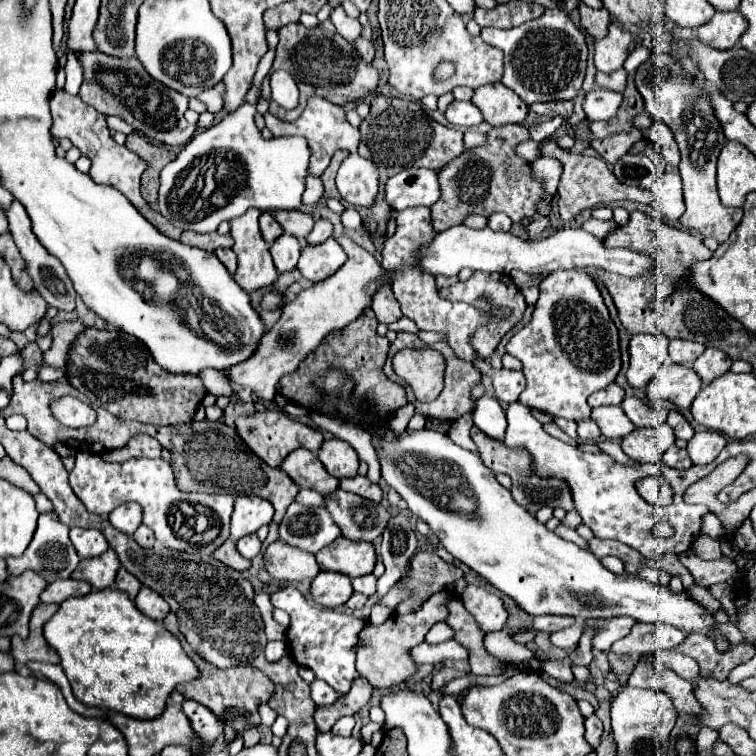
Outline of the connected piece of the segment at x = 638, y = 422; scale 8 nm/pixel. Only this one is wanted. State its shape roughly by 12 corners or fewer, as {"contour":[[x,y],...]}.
{"contour":[[637,397],[621,407],[635,427],[661,425],[657,411]]}

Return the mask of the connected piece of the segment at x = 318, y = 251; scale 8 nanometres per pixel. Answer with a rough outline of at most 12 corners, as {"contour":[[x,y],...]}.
{"contour":[[331,237],[305,245],[297,269],[311,281],[331,277],[347,255]]}

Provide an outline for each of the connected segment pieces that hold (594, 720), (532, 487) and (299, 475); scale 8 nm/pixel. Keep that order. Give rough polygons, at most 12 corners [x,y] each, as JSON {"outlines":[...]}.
{"outlines":[[[597,715],[585,719],[585,739],[597,749],[603,723]],[[471,429],[489,469],[511,477],[511,495],[529,513],[573,509],[559,479],[539,479],[525,451]],[[291,451],[281,469],[299,485],[321,495],[337,489],[319,457]]]}

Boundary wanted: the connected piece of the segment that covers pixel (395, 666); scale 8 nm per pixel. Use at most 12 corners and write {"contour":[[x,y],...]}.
{"contour":[[443,593],[419,611],[367,623],[357,673],[375,689],[413,675],[407,657],[447,617]]}

